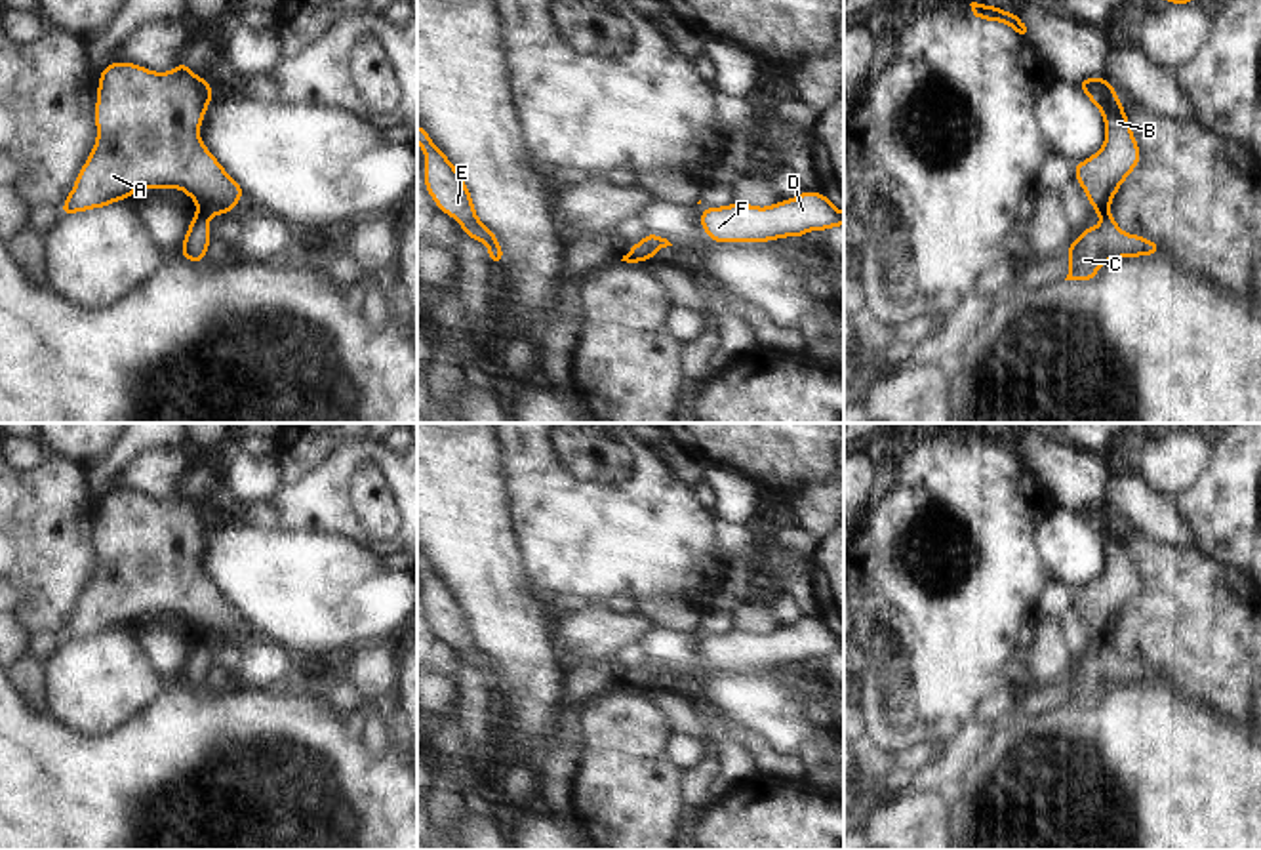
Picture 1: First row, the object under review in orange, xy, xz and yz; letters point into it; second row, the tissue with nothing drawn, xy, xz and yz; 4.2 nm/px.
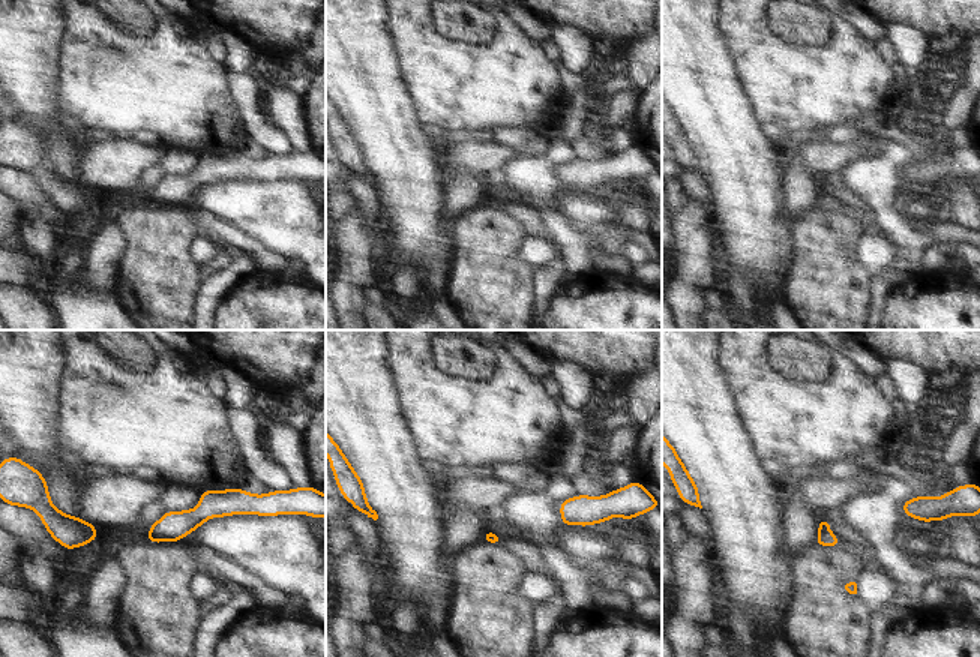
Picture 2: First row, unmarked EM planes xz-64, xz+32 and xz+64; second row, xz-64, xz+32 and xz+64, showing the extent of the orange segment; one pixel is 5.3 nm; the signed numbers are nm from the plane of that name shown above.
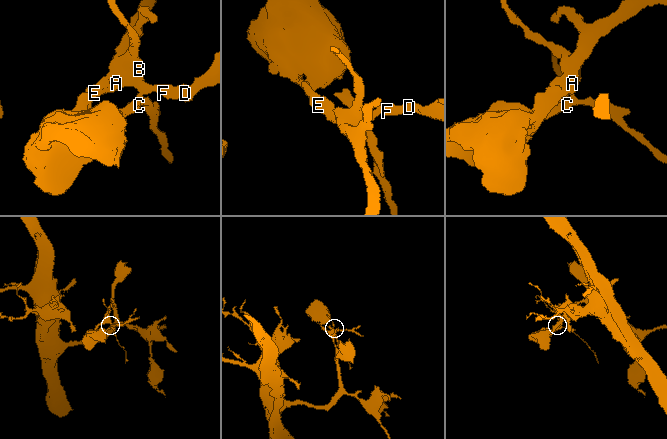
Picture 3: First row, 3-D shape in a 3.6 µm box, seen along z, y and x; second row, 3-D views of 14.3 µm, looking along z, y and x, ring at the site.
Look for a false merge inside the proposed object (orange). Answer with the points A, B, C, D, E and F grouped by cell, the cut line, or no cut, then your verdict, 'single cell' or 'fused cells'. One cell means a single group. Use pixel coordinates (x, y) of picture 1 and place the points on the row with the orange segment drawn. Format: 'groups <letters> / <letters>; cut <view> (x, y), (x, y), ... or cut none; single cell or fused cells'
groups A B D E F / C; cut xy (200, 210), (210, 216); fused cells

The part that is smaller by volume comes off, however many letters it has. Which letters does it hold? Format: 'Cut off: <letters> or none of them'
Cut off: C

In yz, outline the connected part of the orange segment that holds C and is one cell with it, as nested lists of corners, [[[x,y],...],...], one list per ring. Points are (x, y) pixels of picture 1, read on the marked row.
[[[1111,212],[1099,213],[1099,227],[1086,227],[1063,252],[1071,259],[1065,280],[1090,282],[1105,261],[1160,255],[1162,246],[1141,234],[1126,234]]]

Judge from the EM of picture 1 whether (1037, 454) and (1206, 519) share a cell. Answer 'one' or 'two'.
two

